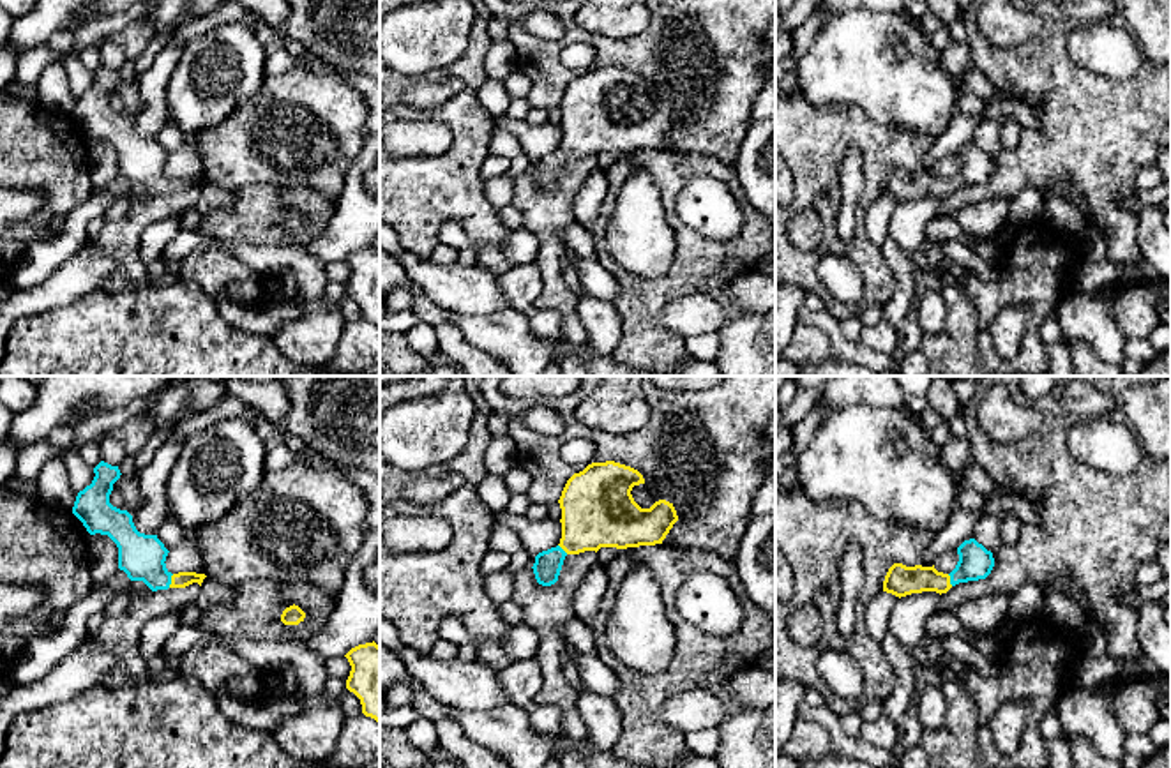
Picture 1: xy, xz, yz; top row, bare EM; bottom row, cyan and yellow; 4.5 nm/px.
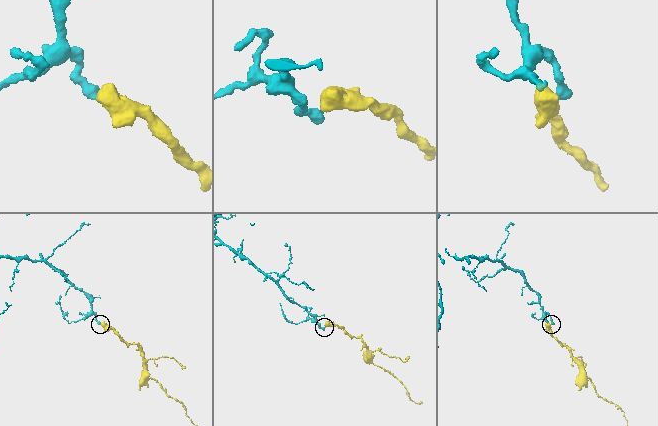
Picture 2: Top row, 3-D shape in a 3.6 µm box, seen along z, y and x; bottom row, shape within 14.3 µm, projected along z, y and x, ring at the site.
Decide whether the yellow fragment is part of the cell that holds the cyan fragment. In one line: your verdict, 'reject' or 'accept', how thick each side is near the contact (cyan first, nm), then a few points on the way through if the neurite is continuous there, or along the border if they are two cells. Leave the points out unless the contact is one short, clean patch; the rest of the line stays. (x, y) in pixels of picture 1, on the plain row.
accept | 220/70 nm | across xy (142, 161), (170, 186), (181, 184)

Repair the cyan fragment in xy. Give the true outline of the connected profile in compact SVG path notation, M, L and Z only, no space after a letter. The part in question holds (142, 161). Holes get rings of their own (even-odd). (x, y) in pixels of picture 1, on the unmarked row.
M101 65L94 72L94 85L78 97L72 118L83 127L90 139L108 139L118 152L118 173L131 185L143 185L152 196L185 192L193 187L201 191L205 178L178 177L166 173L168 154L157 139L140 138L127 115L110 108L113 88L120 83L118 71Z

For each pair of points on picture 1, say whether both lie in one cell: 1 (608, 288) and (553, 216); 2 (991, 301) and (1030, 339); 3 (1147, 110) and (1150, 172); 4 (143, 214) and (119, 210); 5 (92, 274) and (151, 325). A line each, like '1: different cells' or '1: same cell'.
1: different cells
2: same cell
3: different cells
4: different cells
5: different cells

